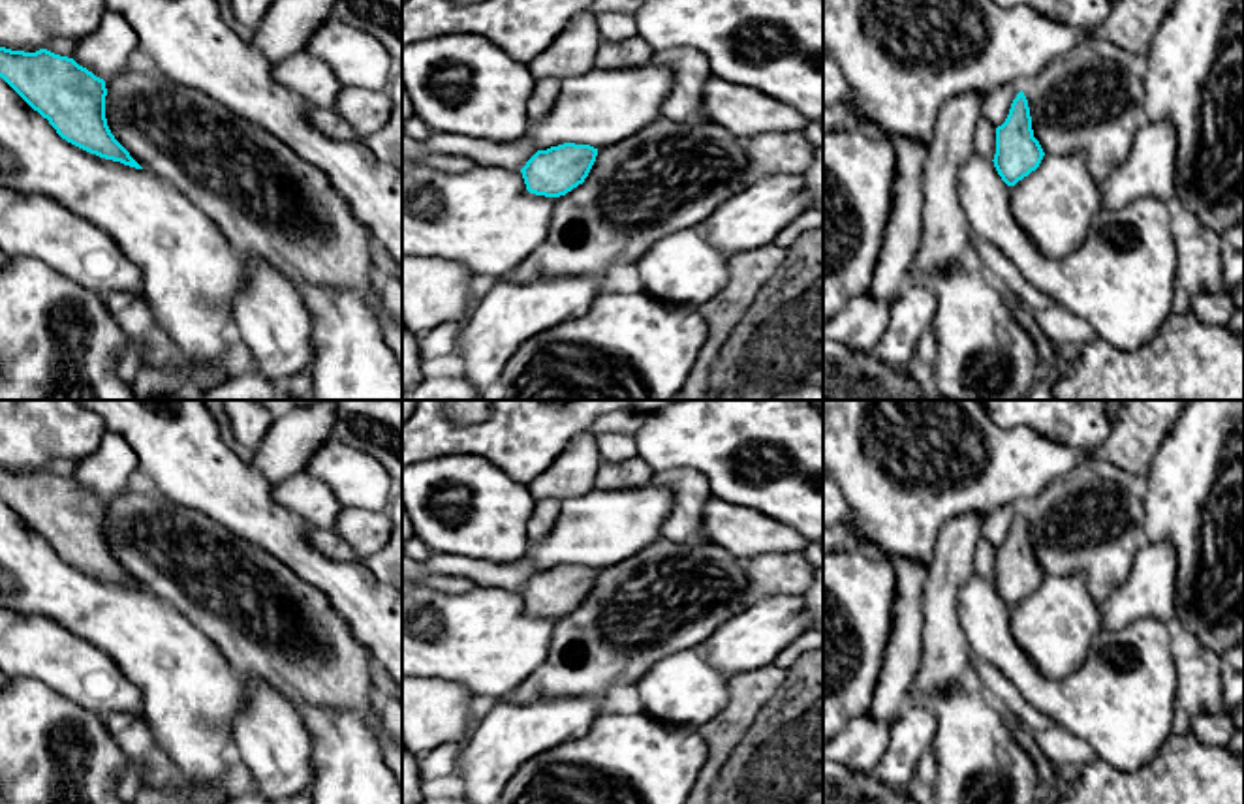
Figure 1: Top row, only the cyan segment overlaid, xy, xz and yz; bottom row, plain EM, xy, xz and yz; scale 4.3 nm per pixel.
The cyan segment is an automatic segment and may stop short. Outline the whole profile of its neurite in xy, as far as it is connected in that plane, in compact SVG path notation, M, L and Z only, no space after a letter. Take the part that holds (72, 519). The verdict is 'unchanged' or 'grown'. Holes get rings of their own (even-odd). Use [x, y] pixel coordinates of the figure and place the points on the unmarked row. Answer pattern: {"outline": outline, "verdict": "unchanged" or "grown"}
{"outline": "M0 468L0 607L53 618L98 646L141 691L141 719L190 783L220 785L227 772L224 750L235 740L242 706L242 678L225 656L186 616L145 592L115 560L105 539L105 502L73 479L47 470L36 473Z", "verdict": "grown"}

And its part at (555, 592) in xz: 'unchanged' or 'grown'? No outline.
grown

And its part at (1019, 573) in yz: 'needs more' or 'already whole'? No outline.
needs more

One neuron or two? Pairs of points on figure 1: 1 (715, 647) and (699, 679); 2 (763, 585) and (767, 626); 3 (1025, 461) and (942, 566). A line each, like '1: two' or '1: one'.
1: two
2: two
3: two

